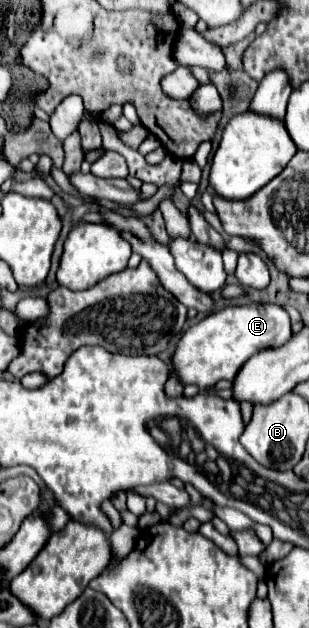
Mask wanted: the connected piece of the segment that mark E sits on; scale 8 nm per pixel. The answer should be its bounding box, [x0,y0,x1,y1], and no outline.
[170,304,292,390]

